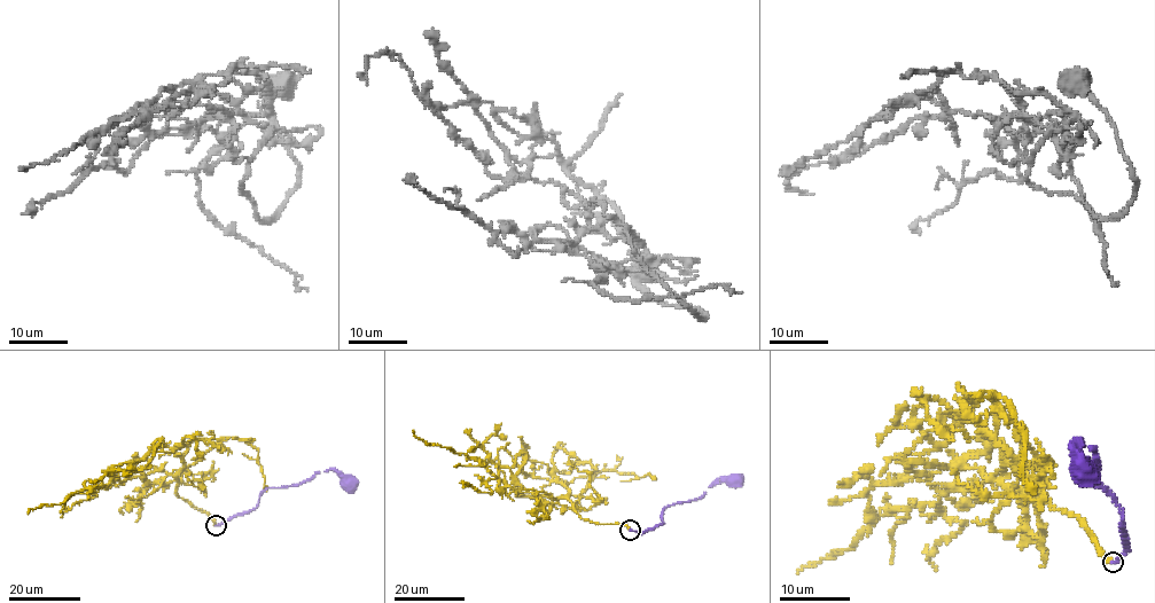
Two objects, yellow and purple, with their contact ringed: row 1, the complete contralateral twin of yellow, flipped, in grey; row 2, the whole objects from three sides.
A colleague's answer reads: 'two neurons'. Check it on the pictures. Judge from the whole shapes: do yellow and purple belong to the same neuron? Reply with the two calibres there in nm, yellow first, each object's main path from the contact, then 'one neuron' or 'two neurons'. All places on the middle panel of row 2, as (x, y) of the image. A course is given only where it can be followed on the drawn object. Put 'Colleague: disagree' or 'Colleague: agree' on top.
Colleague: disagree
260/220 nm | yellow via (630, 529), (595, 524), (583, 519), (574, 506), (543, 502), (513, 488), (480, 461), (428, 445), (413, 430) | purple via (630, 529), (642, 533), (653, 530), (663, 524), (664, 509), (695, 501), (722, 482), (733, 482) | one neuron

